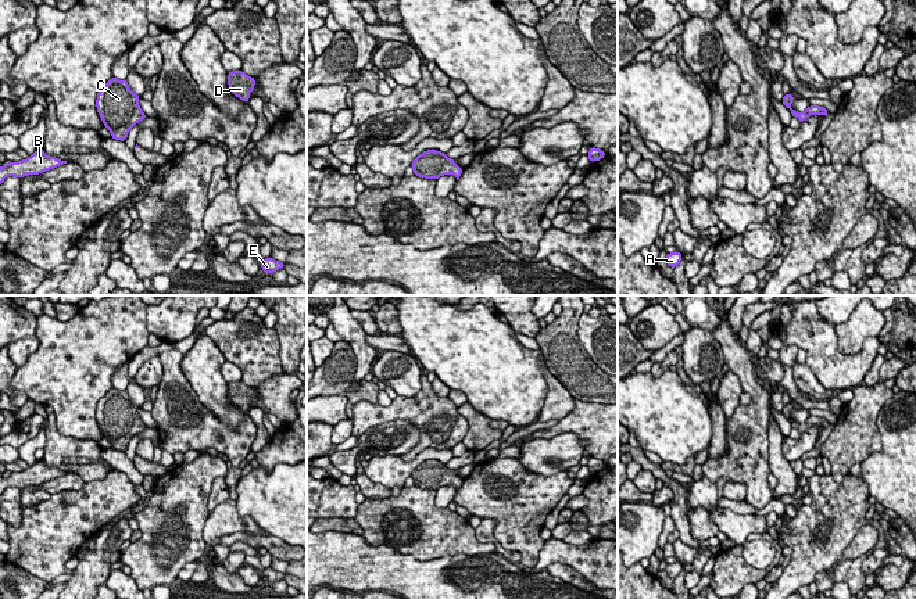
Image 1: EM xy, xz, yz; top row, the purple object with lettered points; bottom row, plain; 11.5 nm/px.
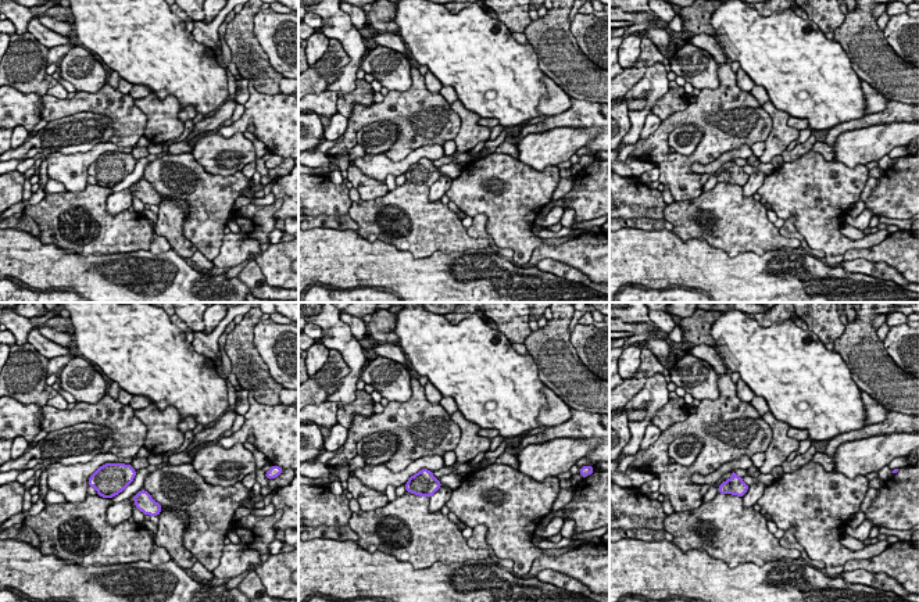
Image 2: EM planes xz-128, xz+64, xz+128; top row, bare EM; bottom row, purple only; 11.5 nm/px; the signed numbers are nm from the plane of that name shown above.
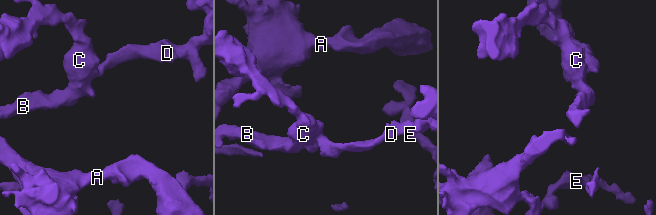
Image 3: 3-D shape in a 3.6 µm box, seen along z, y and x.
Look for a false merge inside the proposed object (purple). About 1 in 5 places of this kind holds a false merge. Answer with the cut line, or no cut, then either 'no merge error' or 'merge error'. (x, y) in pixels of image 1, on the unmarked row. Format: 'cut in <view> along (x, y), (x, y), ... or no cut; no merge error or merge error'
no cut; no merge error

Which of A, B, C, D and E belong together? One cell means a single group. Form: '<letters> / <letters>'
A B C D E

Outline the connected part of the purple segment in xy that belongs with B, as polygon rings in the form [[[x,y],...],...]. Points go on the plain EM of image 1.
[[[39,459],[26,470],[8,473],[0,477],[0,495],[8,487],[25,488],[28,485],[40,485],[64,474],[67,474],[67,471],[61,471],[57,467],[46,466],[44,460]]]

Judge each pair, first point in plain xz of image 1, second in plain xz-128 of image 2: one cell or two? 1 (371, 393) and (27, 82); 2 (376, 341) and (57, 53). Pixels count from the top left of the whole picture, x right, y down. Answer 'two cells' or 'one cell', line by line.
1: one cell
2: two cells

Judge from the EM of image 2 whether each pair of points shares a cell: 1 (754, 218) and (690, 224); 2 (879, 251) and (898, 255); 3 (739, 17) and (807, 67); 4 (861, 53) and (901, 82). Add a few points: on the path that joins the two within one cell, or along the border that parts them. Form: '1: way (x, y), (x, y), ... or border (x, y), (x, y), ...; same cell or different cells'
1: way (737, 218), (704, 215); same cell
2: way (883, 251), (894, 251); same cell
3: way (755, 32), (775, 52), (782, 52), (790, 57); same cell
4: way (871, 57), (891, 76); same cell

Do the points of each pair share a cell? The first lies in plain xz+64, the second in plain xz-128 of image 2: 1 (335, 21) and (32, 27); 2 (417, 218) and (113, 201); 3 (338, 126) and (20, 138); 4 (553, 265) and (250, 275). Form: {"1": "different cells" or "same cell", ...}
{"1": "different cells", "2": "different cells", "3": "same cell", "4": "same cell"}

